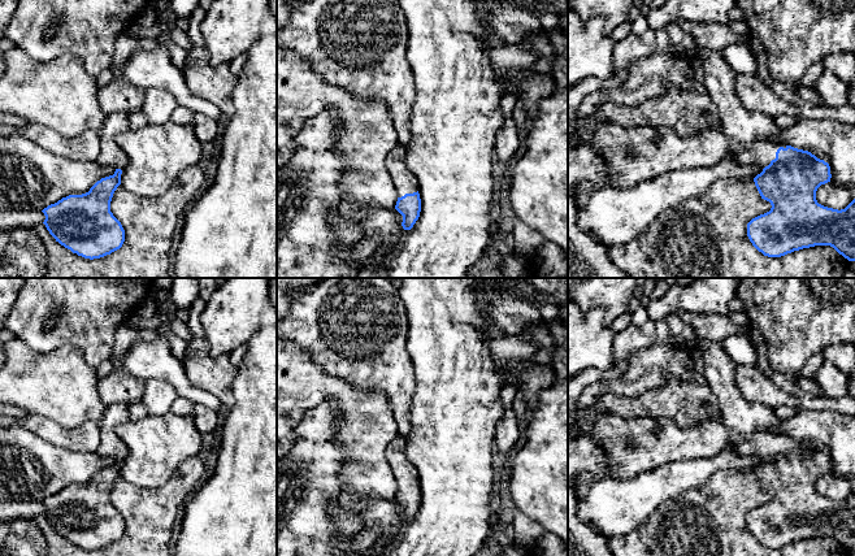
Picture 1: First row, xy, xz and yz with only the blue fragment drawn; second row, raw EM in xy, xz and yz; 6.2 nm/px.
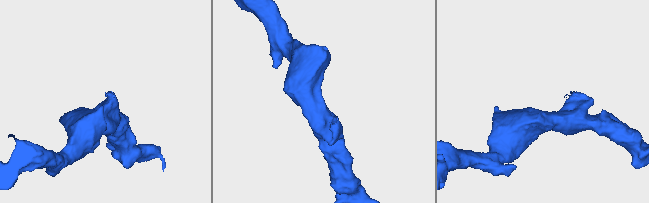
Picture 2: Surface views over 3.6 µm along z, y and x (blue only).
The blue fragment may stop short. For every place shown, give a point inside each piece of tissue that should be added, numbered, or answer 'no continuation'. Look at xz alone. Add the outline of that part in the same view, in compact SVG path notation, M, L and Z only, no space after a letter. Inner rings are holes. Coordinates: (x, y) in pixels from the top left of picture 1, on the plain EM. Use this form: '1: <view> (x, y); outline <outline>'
1: xz (404, 473); outline M399 435L386 449L387 461L392 470L398 488L418 482L416 469L407 456L405 447L405 438Z

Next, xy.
1: xy (111, 444); outline M116 403L105 407L104 416L97 422L100 429L100 446L96 451L97 455L112 456L121 461L127 457L129 449L117 435L116 429L130 421L130 405L131 404Z

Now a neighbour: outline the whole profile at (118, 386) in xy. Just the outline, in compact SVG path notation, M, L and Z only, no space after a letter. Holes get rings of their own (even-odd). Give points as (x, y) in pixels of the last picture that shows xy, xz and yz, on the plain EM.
M113 369L97 382L97 390L105 407L116 403L140 403L144 382L125 370Z

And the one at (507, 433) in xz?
M513 409L504 412L495 427L495 457L499 464L509 460L509 451L518 435L518 422Z

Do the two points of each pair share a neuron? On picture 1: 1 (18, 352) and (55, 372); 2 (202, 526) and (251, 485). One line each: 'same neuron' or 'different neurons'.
1: same neuron
2: same neuron

